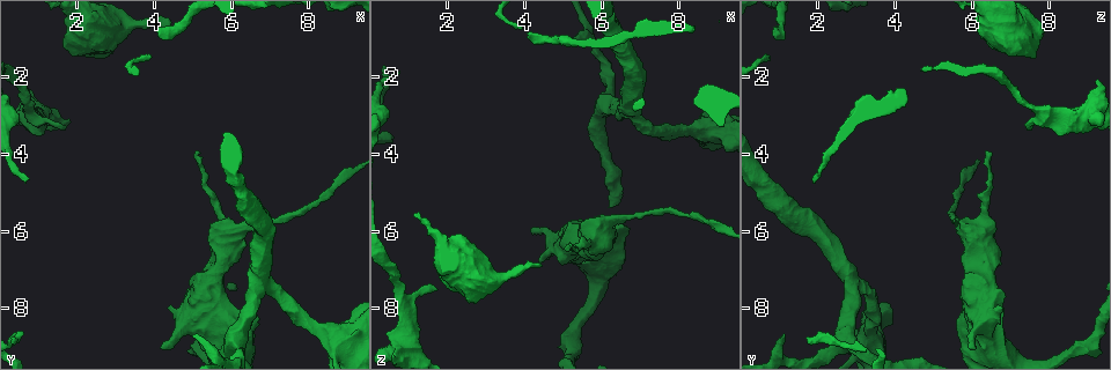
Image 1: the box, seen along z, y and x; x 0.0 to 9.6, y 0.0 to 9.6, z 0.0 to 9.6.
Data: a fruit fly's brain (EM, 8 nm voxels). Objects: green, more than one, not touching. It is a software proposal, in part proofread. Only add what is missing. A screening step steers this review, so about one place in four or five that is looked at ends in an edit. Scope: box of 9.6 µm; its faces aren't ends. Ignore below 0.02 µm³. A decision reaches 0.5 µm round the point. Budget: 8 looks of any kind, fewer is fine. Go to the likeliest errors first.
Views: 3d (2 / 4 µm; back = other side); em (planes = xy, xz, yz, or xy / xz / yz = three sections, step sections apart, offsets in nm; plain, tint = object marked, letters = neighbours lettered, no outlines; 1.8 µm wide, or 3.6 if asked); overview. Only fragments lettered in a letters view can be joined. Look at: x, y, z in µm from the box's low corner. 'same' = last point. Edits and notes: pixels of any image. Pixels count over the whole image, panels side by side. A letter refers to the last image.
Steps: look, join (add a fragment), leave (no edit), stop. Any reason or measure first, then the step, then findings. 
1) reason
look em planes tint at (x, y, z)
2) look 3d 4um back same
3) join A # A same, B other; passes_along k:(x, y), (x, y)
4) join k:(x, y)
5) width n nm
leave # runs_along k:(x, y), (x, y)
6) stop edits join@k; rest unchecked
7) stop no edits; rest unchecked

free end
look 3d 4um at (1.75, 3.35, 7.50)

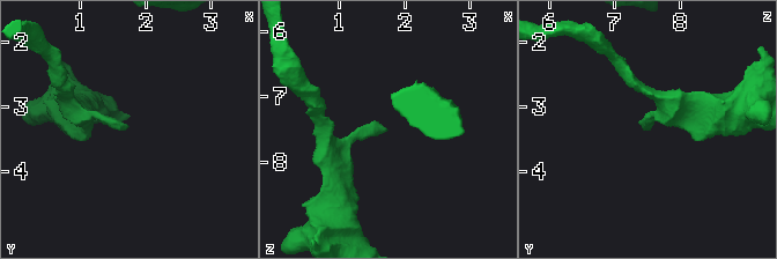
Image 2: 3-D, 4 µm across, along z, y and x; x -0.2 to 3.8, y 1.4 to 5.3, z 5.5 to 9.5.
look em planes letters at (1.70, 3.30, 7.50)

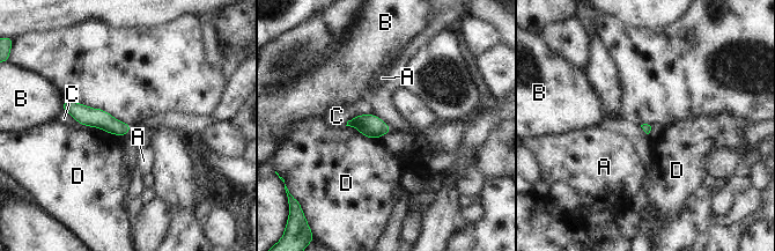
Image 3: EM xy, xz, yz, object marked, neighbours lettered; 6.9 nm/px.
leave # A other, B other, C other, D other; border 3:(83, 125), (100, 127), (119, 137); no lettered fragment goes on from it

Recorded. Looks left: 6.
long arm stops here
look 3d 4um at (4.20, 0.65, 0.90)

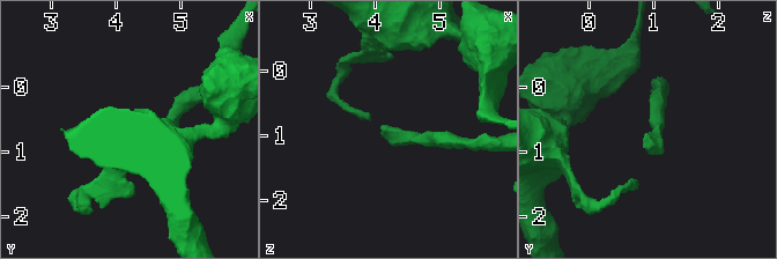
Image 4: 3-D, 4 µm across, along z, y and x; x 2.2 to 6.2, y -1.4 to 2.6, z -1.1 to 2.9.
look em xz step 16 tint at (4.25, 0.70, 0.90)

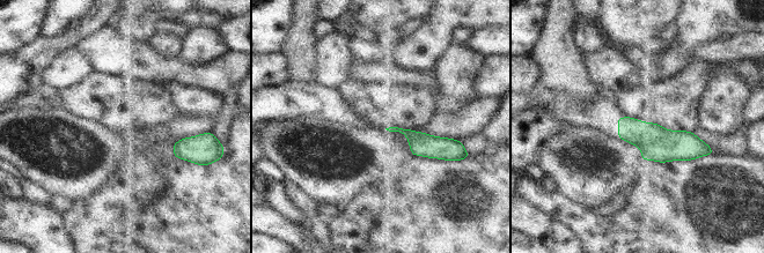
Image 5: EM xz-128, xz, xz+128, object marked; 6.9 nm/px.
what lies round it
look em xz step 16 letters same

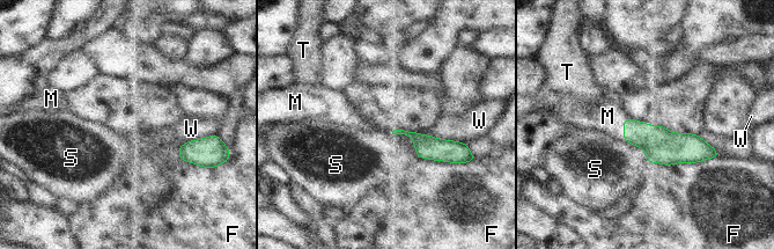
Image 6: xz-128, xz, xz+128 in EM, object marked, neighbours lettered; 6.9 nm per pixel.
join M # F other, M same, S other, T other, W other; the neuron continues

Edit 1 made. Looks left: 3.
stop edits join@6; rest unchecked

